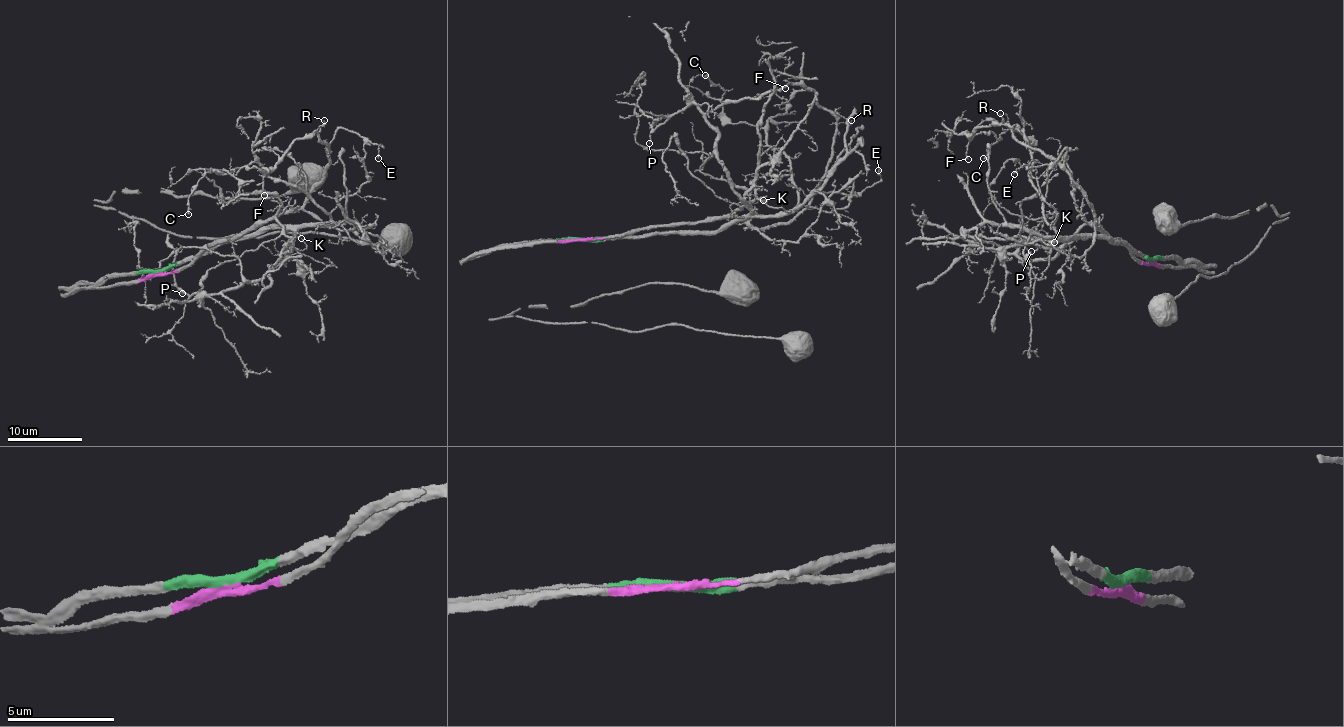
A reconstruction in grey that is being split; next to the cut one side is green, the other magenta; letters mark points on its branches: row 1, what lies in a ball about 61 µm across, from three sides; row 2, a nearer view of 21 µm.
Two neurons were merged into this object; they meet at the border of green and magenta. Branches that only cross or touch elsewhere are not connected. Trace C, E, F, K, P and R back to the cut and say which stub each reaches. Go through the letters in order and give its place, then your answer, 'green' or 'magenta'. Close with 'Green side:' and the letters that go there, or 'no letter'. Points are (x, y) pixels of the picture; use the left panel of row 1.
C: place (188, 214); green
E: place (378, 158); magenta
F: place (264, 195); magenta
K: place (301, 238); magenta
P: place (182, 293); green
R: place (324, 120); magenta
Green side: C, P

